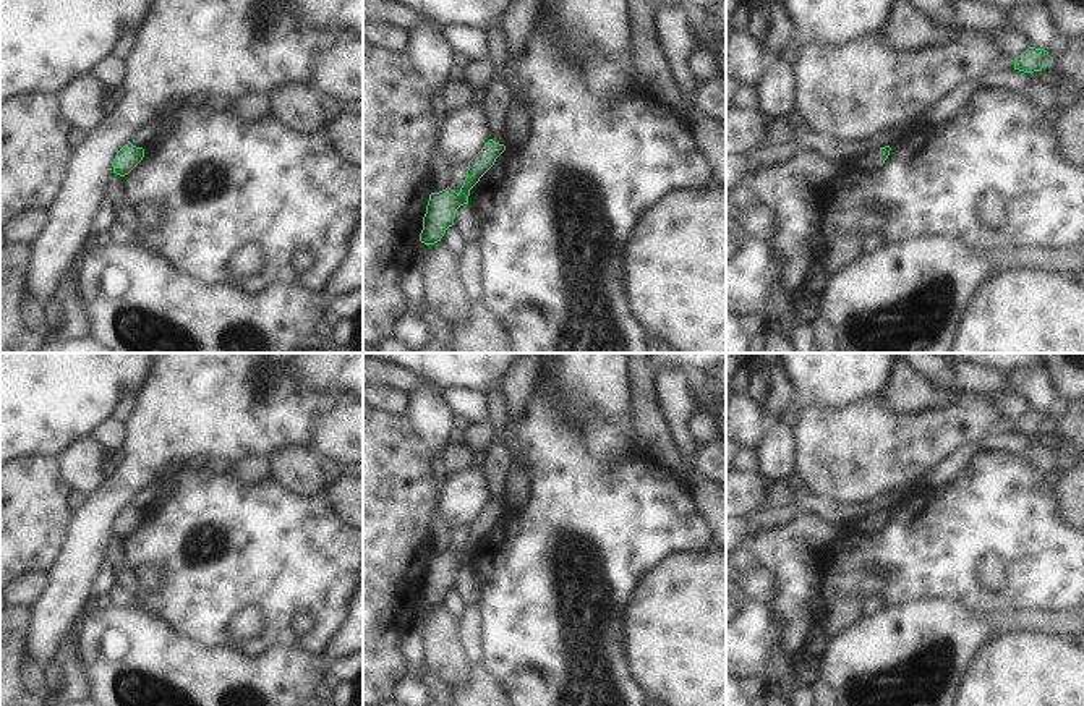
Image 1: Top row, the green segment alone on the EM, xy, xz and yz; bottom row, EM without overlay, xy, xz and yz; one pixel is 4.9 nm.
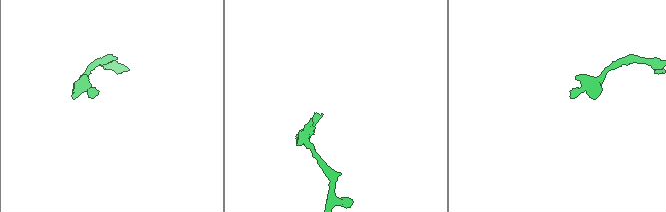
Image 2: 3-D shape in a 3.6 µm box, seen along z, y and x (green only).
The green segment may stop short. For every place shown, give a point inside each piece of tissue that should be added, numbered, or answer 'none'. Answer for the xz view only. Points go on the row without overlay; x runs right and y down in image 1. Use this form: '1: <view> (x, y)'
none

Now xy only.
none

